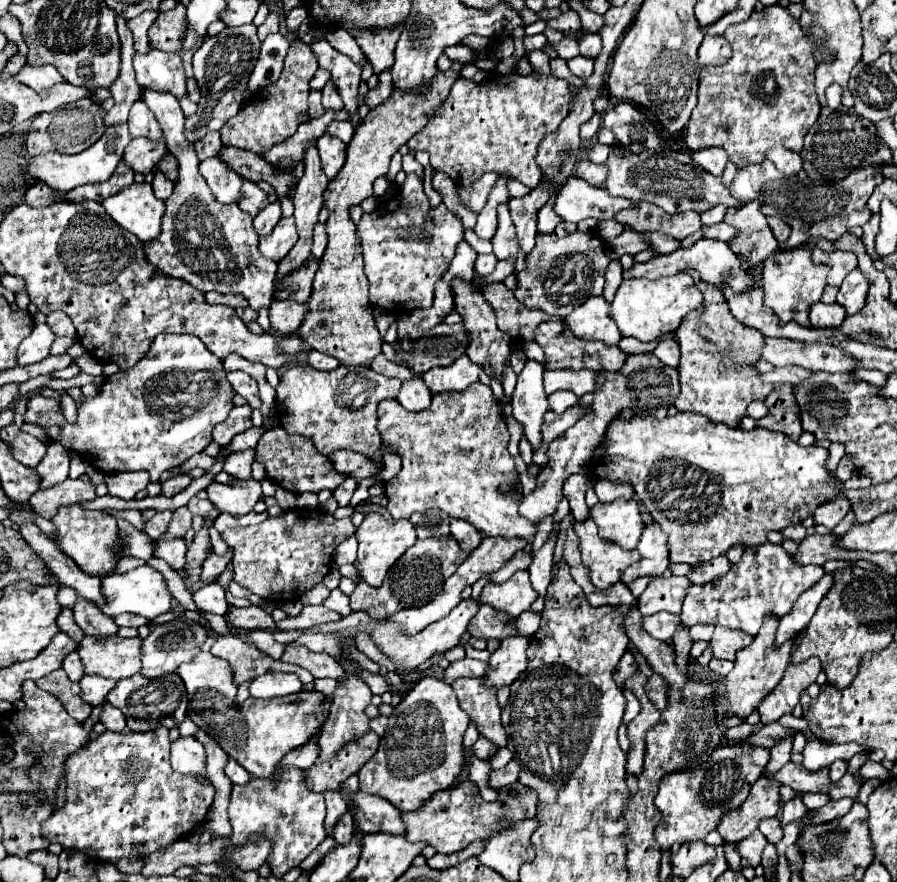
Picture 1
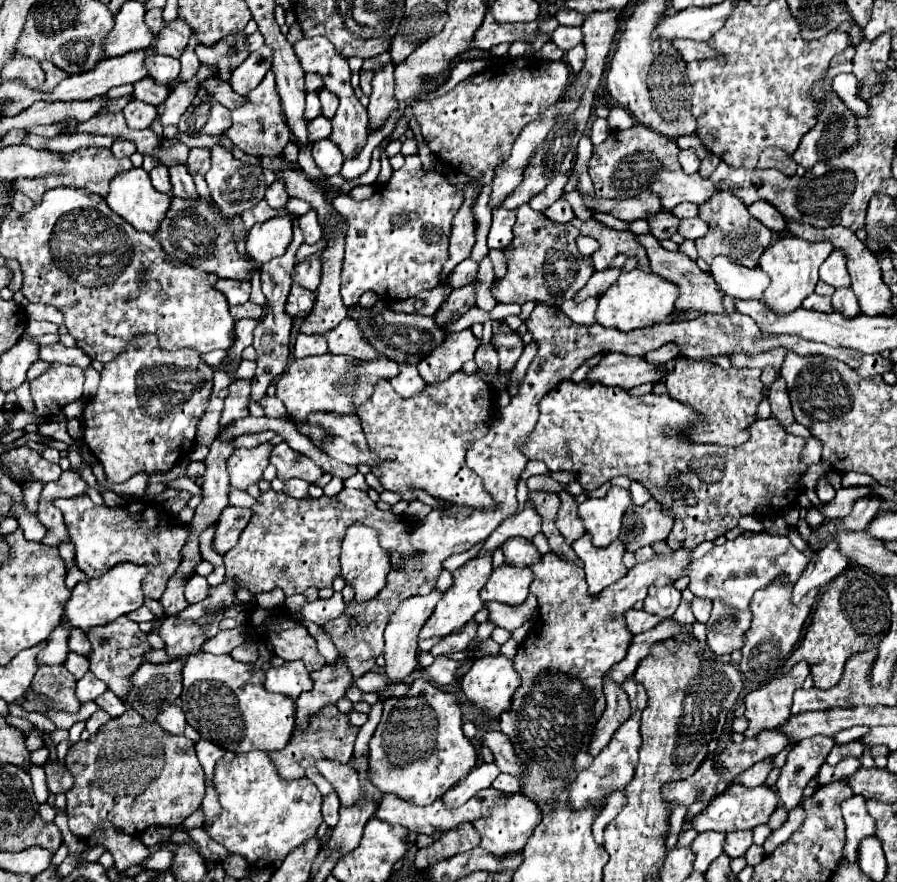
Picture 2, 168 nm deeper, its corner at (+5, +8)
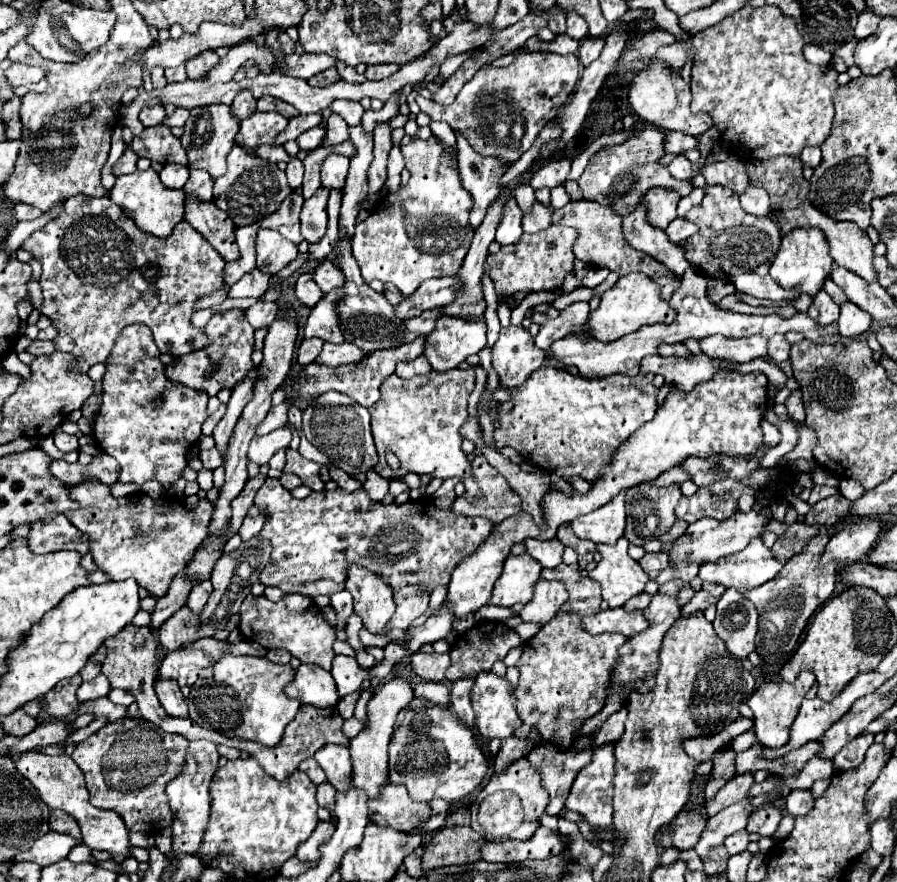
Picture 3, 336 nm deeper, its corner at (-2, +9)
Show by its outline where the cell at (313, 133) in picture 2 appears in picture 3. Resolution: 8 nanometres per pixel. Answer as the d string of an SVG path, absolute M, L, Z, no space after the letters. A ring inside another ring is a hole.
M315 126L307 132L303 132L299 138L297 138L297 146L301 150L313 150L317 146L321 146L321 140L325 138L325 128L323 126Z

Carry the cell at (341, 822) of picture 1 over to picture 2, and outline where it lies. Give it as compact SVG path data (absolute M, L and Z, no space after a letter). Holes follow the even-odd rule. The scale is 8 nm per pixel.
M330 793L324 797L324 803L322 803L322 815L324 815L324 823L334 829L336 823L338 823L338 809L340 809L340 801L338 801L338 795L336 793Z

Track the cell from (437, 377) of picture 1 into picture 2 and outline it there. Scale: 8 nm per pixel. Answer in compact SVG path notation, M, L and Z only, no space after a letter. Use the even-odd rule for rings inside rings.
M470 329L460 333L448 333L444 343L418 363L420 377L426 383L438 383L448 379L454 371L460 371L466 361L474 359L476 347L478 339L472 335Z

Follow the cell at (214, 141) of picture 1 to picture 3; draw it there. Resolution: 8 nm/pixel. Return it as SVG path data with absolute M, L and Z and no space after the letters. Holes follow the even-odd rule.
M191 170L191 178L183 190L187 196L197 198L199 202L213 200L213 180L203 170Z

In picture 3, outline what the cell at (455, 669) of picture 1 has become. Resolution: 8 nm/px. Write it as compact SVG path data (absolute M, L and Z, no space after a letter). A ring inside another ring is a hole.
M415 652L411 656L411 666L413 666L413 672L419 678L433 680L433 682L443 682L445 680L445 670L451 666L451 658L449 658L449 654Z

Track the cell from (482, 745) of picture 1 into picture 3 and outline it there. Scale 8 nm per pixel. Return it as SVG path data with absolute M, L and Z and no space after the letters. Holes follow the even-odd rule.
M589 736L577 738L571 750L547 744L537 746L527 754L531 766L535 766L541 772L541 786L549 792L549 804L545 810L547 814L559 814L565 808L567 792L575 776L585 764L591 762L591 756L593 748Z

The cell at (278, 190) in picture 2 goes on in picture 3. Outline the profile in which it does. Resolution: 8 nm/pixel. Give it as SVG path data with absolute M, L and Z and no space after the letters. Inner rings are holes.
M291 158L291 162L287 164L287 178L291 188L299 188L303 182L303 162L299 158Z

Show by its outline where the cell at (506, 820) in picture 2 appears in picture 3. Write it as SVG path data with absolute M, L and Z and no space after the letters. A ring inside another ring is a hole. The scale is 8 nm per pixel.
M525 758L515 760L509 764L503 772L495 774L489 784L491 792L493 790L515 790L521 798L523 810L525 810L525 820L517 828L517 840L527 840L533 836L533 832L539 828L537 818L545 812L545 806L549 804L549 794L539 786L539 770L531 770L527 766Z

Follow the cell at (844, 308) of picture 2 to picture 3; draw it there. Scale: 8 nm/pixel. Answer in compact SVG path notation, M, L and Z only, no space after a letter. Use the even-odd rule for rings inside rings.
M845 302L841 306L839 334L843 334L845 338L857 338L859 334L865 334L867 330L871 330L871 324L873 324L871 316L861 308L857 308L855 304Z

